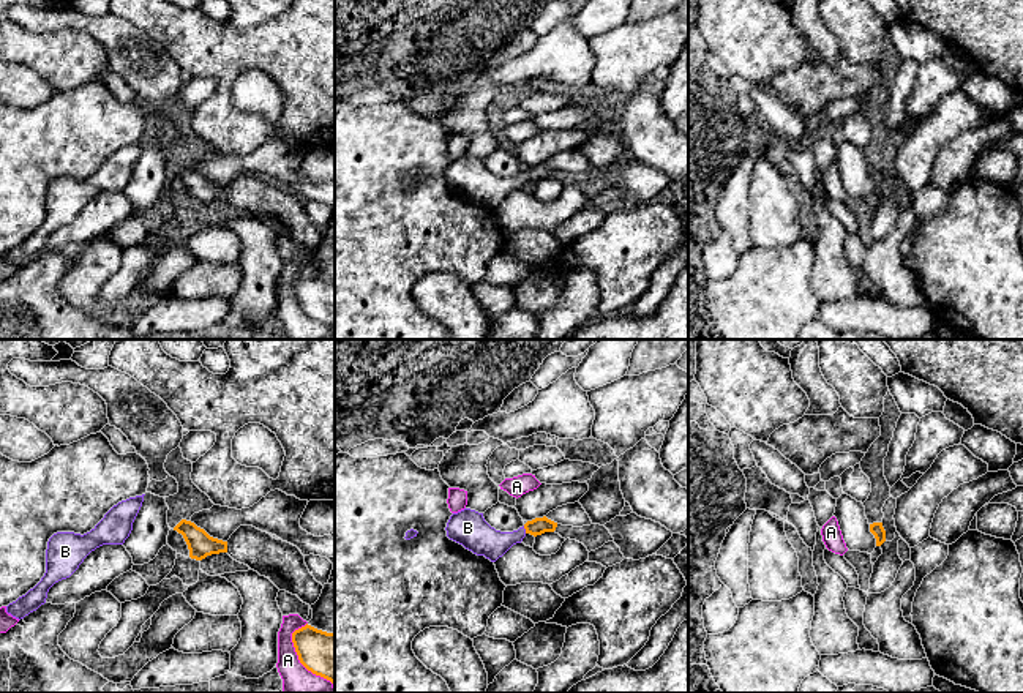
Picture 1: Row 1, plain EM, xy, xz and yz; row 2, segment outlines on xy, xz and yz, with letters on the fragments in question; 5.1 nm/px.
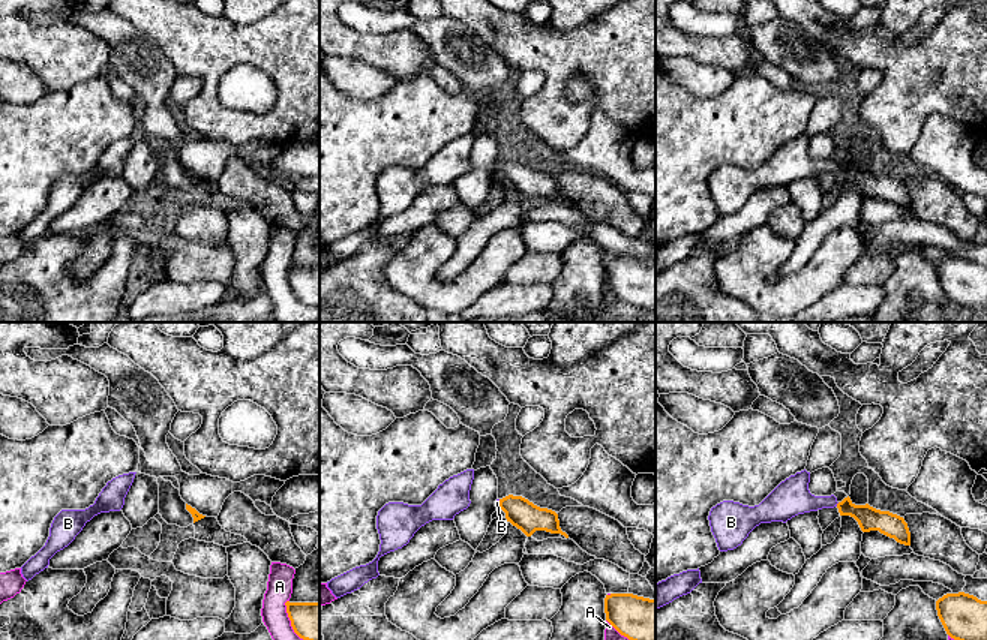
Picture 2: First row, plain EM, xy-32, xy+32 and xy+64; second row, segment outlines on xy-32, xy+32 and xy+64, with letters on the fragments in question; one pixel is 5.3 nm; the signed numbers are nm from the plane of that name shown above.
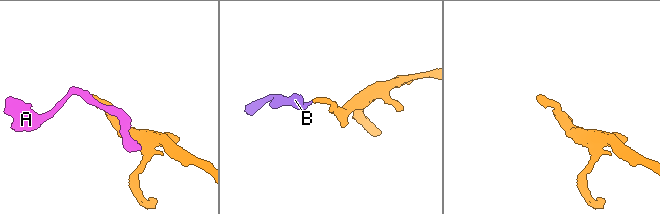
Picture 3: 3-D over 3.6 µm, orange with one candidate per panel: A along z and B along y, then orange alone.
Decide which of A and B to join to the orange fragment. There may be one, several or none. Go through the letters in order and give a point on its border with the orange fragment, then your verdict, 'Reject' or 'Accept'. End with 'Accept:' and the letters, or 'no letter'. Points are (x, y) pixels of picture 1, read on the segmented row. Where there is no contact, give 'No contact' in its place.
A: Touches orange at xy (299, 659). Reject
B: Touches orange at xz (524, 528). Accept
Accept: B

